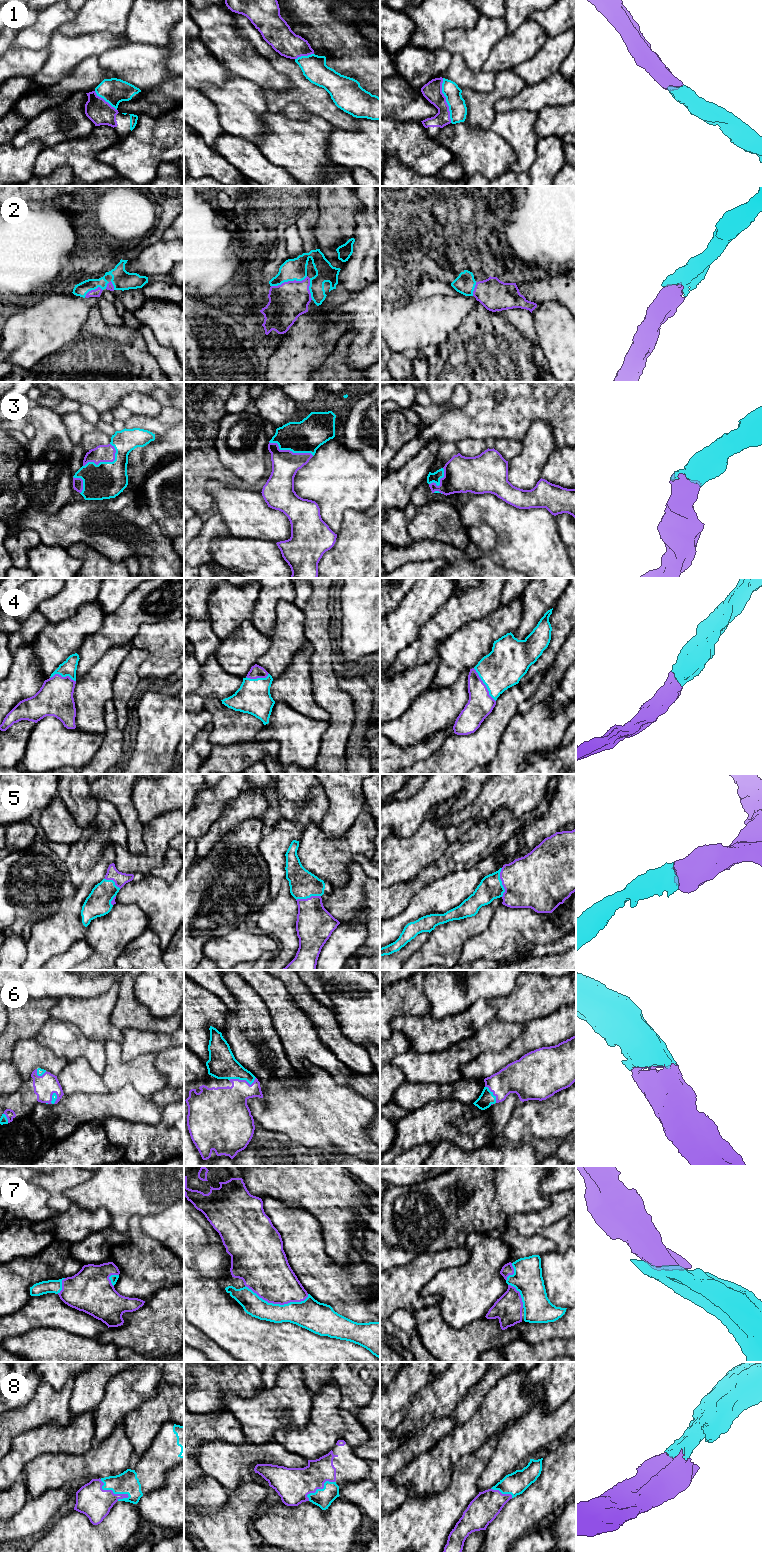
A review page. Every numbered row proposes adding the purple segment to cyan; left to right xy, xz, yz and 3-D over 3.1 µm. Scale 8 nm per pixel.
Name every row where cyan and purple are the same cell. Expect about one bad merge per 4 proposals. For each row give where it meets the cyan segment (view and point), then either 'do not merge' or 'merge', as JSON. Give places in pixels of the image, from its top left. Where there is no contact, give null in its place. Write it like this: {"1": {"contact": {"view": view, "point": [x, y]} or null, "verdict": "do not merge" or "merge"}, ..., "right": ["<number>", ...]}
{"1": {"contact": {"view": "yz", "point": [446, 100]}, "verdict": "merge"}, "2": {"contact": {"view": "xz", "point": [289, 280]}, "verdict": "merge"}, "3": {"contact": {"view": "xy", "point": [105, 462]}, "verdict": "merge"}, "4": {"contact": {"view": "yz", "point": [485, 684]}, "verdict": "merge"}, "5": {"contact": {"view": "yz", "point": [501, 882]}, "verdict": "merge"}, "6": {"contact": {"view": "xz", "point": [243, 1079]}, "verdict": "merge"}, "7": {"contact": {"view": "xz", "point": [277, 1304]}, "verdict": "merge"}, "8": {"contact": {"view": "xy", "point": [111, 1489]}, "verdict": "merge"}, "right": ["1", "2", "3", "4", "5", "6", "7", "8"]}

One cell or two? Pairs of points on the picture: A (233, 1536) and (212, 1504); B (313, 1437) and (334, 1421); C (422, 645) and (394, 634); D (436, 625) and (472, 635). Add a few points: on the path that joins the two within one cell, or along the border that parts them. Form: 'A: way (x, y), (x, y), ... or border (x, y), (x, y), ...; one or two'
A: border (227, 1490), (227, 1501), (218, 1510), (194, 1512); two
B: way (318, 1435), (329, 1424); one
C: border (427, 623), (420, 634), (403, 648), (396, 658); two
D: border (477, 619), (463, 624), (443, 641); two

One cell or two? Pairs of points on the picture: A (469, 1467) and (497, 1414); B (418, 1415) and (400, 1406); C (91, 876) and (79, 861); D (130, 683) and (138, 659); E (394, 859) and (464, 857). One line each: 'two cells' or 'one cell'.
A: two cells
B: two cells
C: two cells
D: one cell
E: two cells

